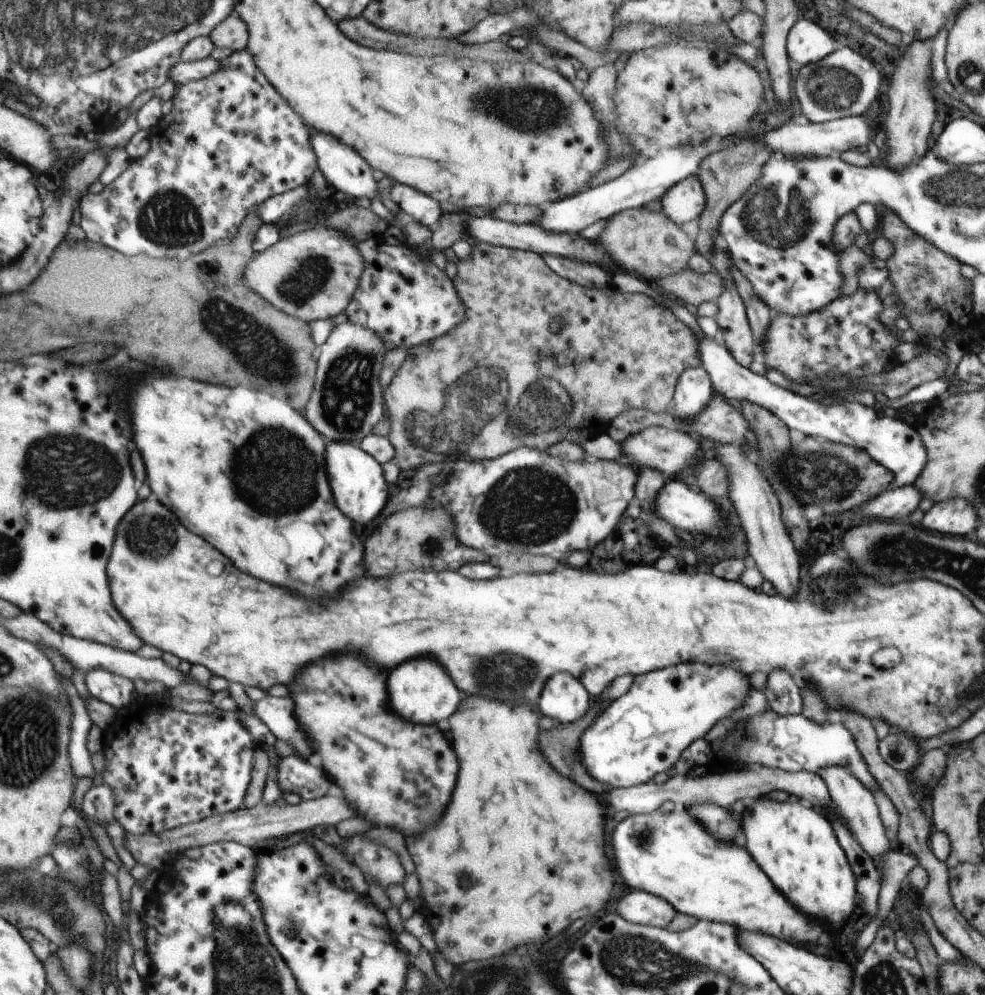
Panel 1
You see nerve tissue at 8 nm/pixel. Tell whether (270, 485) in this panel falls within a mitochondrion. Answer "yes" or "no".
yes

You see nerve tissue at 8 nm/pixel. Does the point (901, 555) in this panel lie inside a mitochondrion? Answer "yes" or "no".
yes

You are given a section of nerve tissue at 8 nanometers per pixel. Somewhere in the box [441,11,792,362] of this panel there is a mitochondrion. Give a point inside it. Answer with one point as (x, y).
(527, 109)

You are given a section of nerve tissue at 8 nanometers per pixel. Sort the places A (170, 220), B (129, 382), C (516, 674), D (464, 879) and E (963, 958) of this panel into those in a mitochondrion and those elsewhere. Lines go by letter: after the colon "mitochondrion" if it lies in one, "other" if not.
A: mitochondrion
B: other
C: mitochondrion
D: other
E: other

